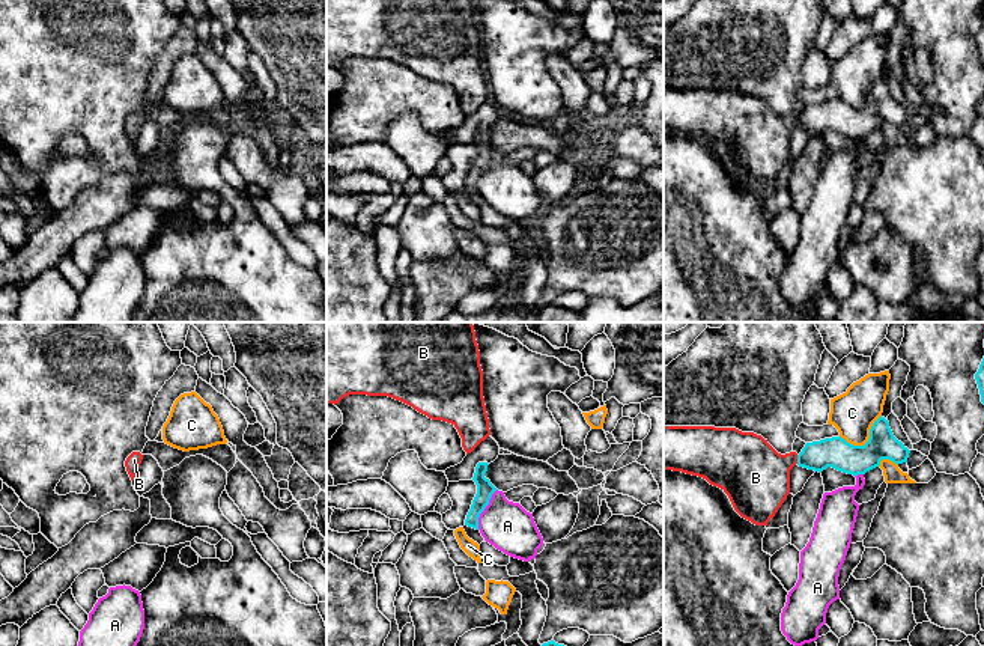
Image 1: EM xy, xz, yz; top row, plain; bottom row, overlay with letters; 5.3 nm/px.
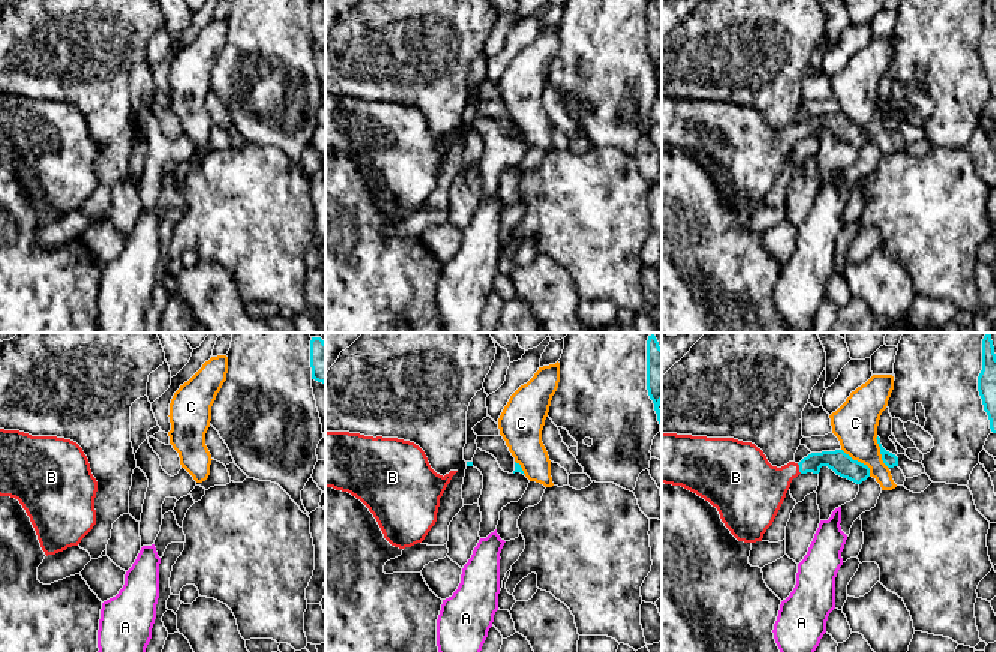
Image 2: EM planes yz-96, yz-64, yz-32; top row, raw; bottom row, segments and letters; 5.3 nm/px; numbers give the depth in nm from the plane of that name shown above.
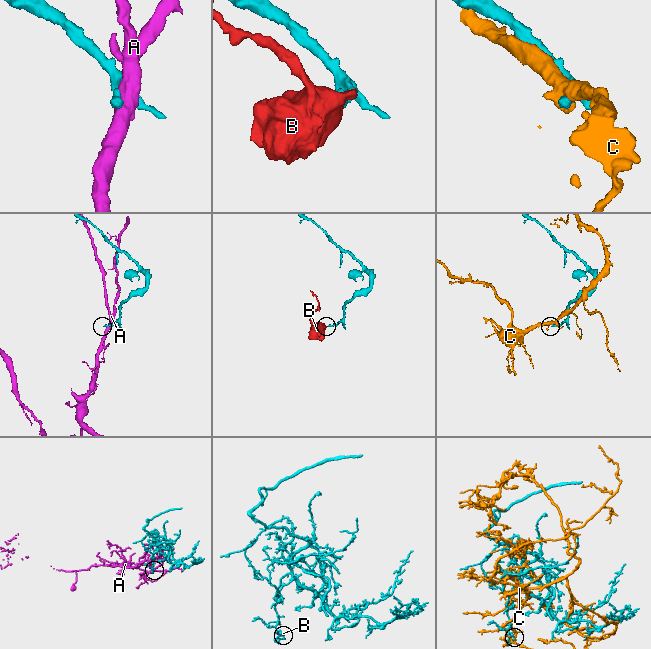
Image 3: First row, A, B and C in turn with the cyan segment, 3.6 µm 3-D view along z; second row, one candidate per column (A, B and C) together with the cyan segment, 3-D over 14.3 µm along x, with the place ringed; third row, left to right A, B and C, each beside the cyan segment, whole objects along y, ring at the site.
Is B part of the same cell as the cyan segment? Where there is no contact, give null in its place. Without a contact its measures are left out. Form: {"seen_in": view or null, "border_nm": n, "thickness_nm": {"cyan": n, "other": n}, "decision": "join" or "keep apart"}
{"seen_in": "yz", "border_nm": 50, "thickness_nm": {"cyan": 170, "other": 360}, "decision": "join"}

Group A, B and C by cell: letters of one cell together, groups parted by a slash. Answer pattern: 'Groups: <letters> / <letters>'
Groups: A / B / C

